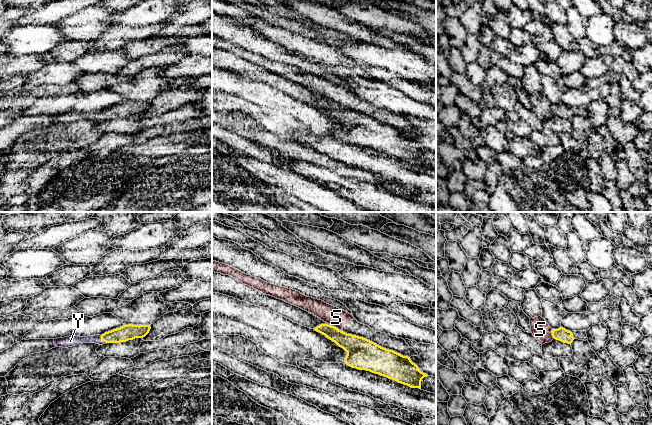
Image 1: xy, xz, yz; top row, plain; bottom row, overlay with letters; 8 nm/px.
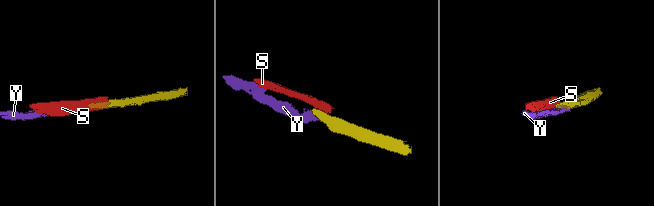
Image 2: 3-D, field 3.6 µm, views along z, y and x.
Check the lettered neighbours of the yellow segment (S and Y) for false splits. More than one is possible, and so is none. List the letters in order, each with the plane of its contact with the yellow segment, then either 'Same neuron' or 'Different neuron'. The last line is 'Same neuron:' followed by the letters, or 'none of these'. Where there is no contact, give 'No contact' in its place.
S: Touches yellow in xz. Different neuron
Y: Touches yellow in xy. Same neuron
Same neuron: Y

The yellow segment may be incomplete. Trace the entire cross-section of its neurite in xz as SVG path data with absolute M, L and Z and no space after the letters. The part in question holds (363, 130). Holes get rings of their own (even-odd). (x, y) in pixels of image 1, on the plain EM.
M321 100L314 106L346 127L345 139L352 144L370 147L419 165L422 155L428 152L419 146L410 133L383 124L366 114L347 110L328 100Z

